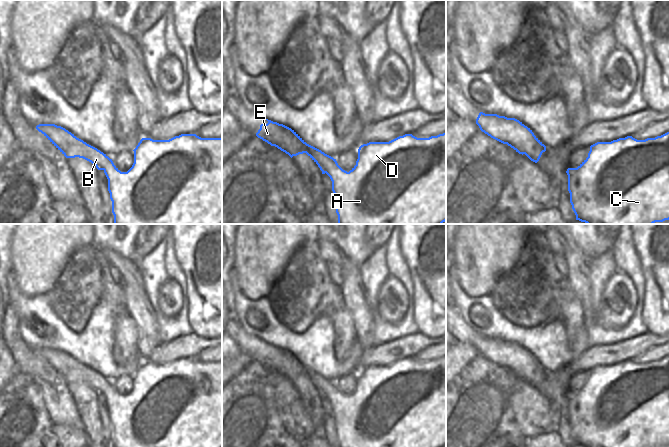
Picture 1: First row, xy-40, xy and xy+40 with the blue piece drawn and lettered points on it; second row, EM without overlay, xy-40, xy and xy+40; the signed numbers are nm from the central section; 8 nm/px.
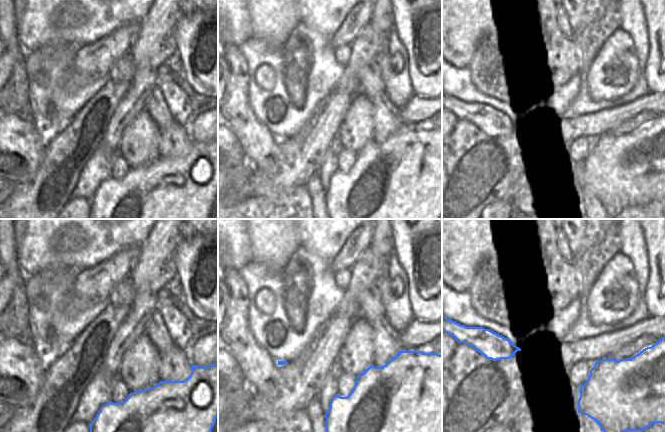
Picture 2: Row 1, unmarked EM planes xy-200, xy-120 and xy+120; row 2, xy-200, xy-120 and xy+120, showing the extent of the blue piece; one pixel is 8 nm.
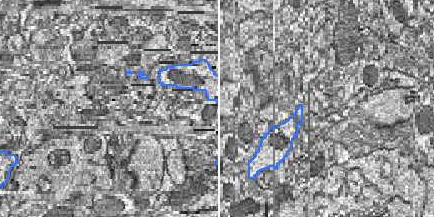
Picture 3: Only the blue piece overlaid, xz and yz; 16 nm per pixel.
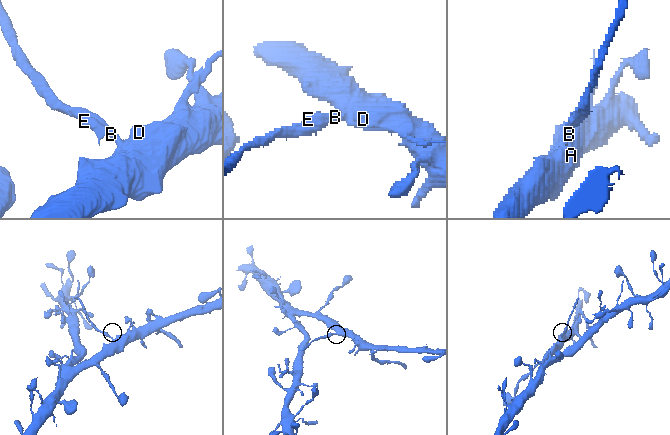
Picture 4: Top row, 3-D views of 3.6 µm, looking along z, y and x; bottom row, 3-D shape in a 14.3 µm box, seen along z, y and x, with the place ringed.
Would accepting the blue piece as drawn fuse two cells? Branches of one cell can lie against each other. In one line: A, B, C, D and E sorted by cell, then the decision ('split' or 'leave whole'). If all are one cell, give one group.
groups A C D / B E; split

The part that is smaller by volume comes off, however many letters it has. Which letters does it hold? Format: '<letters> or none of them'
B, E.

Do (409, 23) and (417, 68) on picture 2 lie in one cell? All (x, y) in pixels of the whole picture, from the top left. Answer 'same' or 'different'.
same

